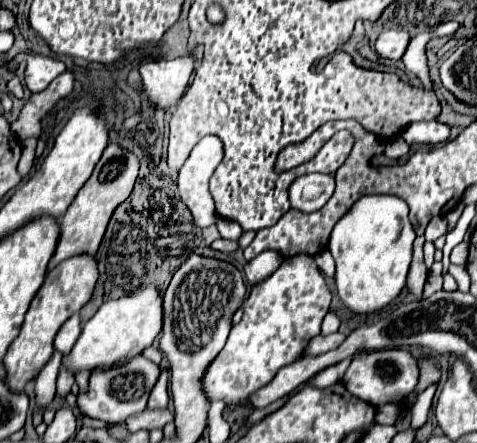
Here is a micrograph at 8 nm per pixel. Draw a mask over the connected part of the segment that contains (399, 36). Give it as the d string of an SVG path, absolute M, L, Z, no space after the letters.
M387 30L383 32L377 42L375 42L375 50L385 56L385 58L391 58L391 60L399 60L407 46L409 46L409 32L403 32L403 30Z

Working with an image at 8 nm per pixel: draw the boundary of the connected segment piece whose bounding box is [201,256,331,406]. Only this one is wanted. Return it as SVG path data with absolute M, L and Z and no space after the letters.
M293 256L293 258L283 260L283 264L267 280L263 280L251 288L247 300L243 302L245 314L243 314L241 322L231 328L227 344L215 356L215 360L207 366L207 370L201 378L201 386L203 386L207 400L209 402L223 400L225 406L241 404L247 400L247 396L251 396L259 388L267 386L275 378L277 370L281 366L291 364L291 360L297 360L303 352L303 344L307 344L307 340L311 340L313 336L317 336L321 332L321 322L323 322L325 314L329 312L329 304L331 304L331 292L321 276L319 266L315 264L315 260L311 256Z

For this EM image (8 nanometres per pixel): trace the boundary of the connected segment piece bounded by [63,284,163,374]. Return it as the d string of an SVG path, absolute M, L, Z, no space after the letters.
M153 284L139 290L137 294L101 304L95 316L83 326L81 336L77 338L71 352L63 356L63 366L77 374L81 370L113 368L129 362L133 356L141 354L143 348L151 346L155 336L161 332L161 314L161 296Z

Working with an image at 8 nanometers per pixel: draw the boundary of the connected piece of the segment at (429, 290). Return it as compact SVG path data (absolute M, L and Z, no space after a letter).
M429 274L429 278L427 278L427 284L425 284L423 298L429 298L433 292L441 290L441 286L443 286L443 278L441 278L441 276L435 276L435 274Z

